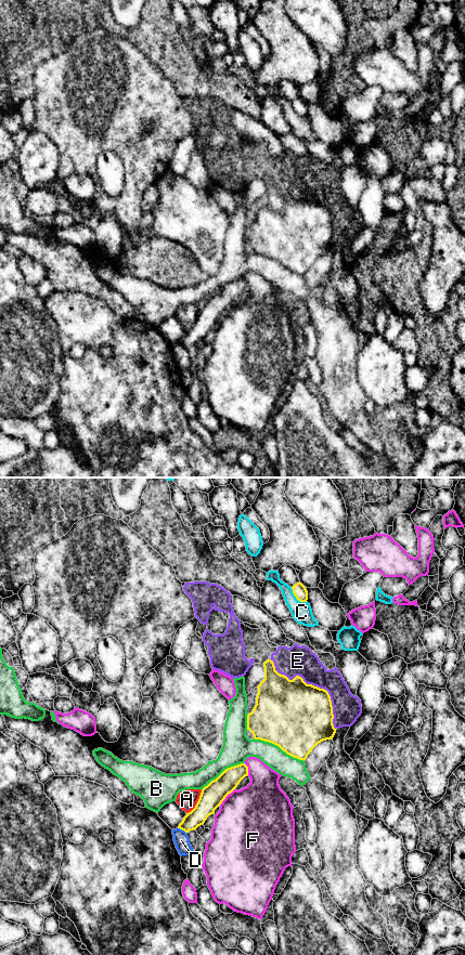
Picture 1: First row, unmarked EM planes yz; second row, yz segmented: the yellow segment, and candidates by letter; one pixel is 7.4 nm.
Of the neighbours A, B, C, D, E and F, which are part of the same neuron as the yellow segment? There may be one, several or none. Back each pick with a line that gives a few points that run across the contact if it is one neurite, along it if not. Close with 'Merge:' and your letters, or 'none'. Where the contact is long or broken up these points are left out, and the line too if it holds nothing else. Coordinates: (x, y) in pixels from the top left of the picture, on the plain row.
Merge: none

